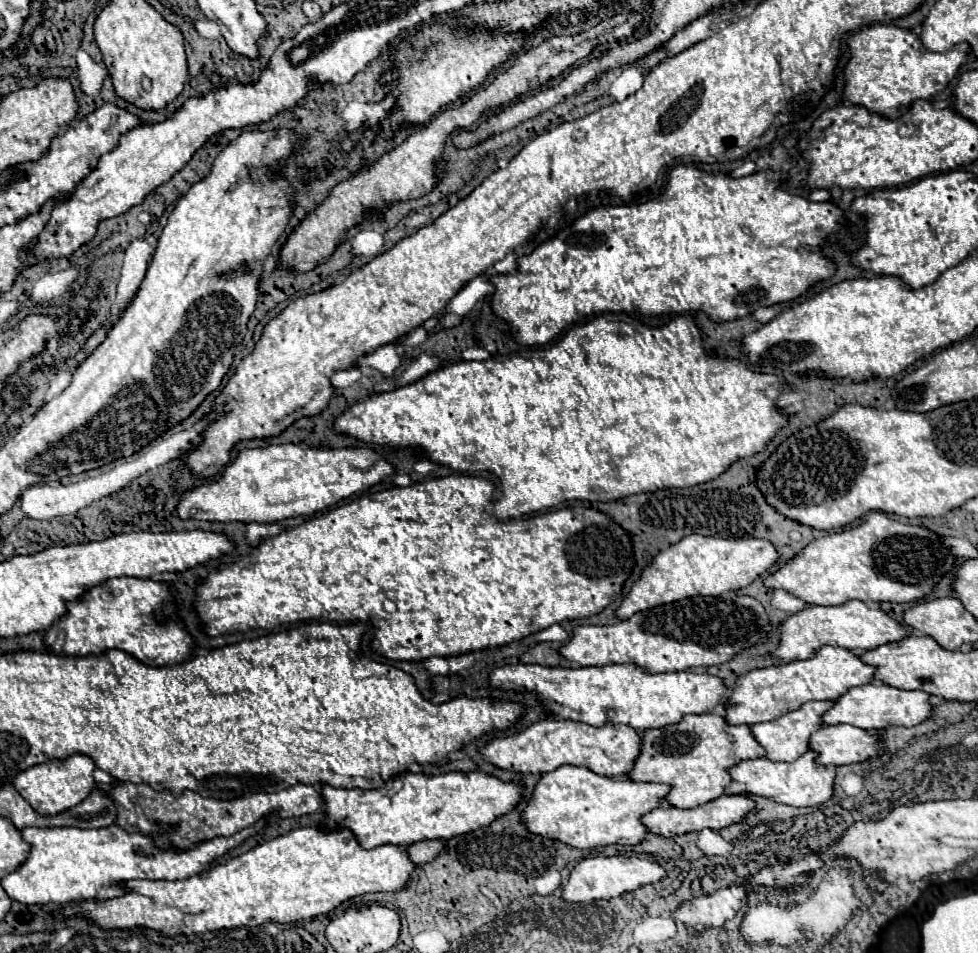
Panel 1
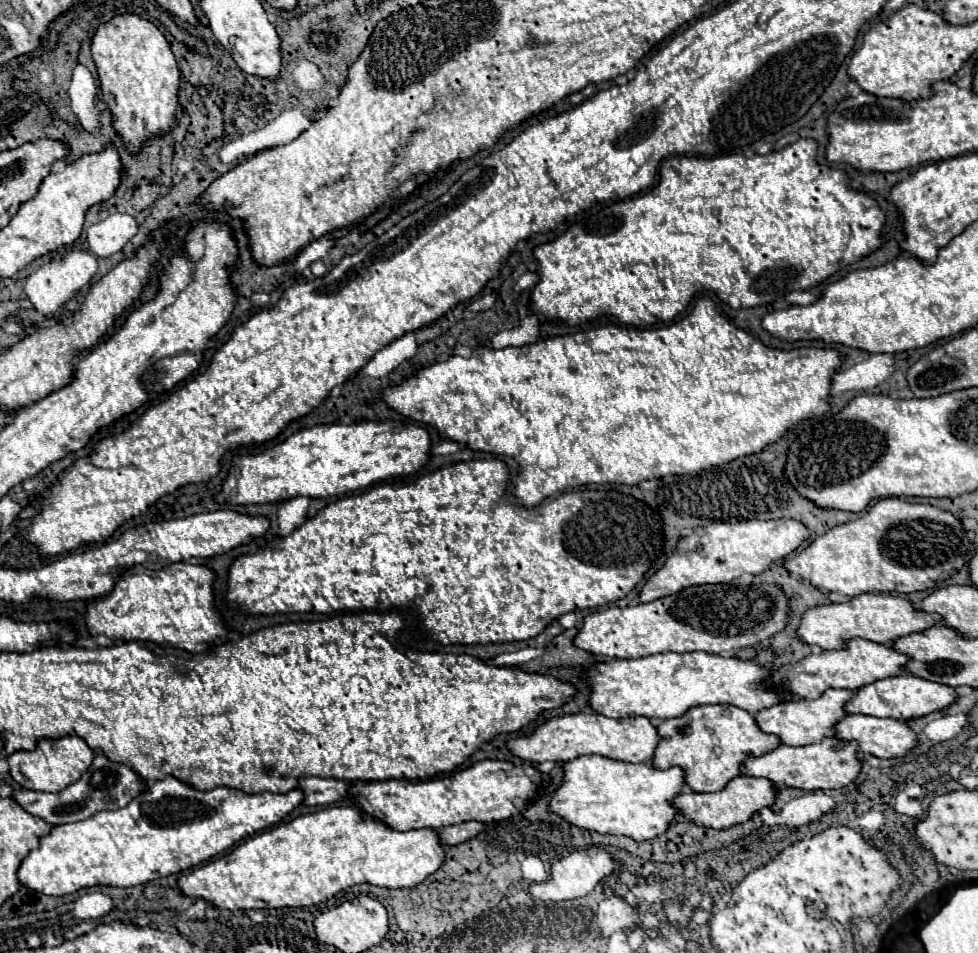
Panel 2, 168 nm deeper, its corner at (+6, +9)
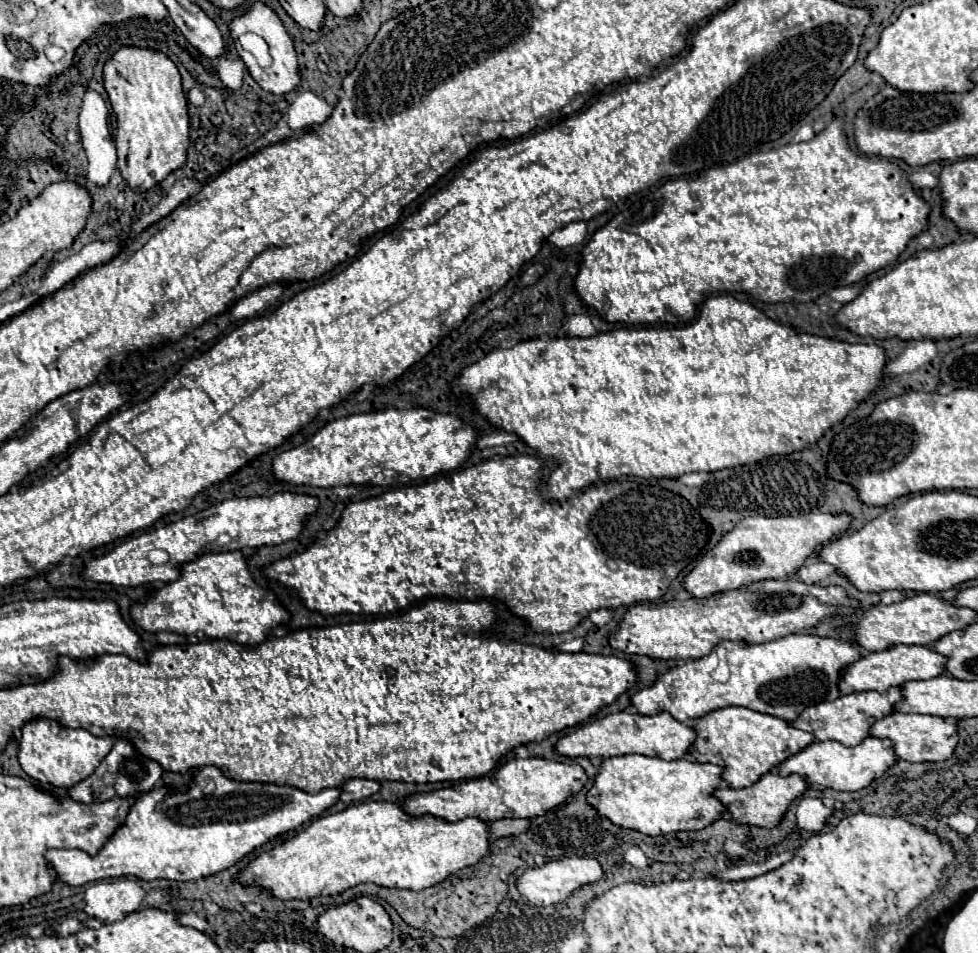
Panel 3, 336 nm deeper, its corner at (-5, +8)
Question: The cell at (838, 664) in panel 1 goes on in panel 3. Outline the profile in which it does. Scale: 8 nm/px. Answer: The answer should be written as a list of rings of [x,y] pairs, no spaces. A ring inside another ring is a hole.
[[[891,645],[885,651],[867,653],[861,659],[847,665],[839,677],[839,693],[849,695],[853,691],[887,691],[889,687],[899,687],[913,679],[931,679],[943,673],[945,657],[921,647],[921,645]]]

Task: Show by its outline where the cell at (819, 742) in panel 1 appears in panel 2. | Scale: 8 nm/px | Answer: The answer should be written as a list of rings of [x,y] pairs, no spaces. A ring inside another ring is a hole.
[[[848,714],[834,730],[838,740],[856,740],[862,754],[878,758],[902,758],[918,746],[914,730],[904,720],[896,718]]]

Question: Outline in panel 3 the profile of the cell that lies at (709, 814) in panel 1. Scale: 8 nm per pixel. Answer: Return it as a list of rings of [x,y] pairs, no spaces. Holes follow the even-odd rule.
[[[765,773],[757,783],[743,789],[731,789],[731,787],[719,787],[713,795],[723,803],[725,813],[739,825],[757,825],[757,827],[775,827],[783,813],[787,811],[789,803],[799,797],[807,789],[807,783],[803,777],[779,777],[777,773]]]

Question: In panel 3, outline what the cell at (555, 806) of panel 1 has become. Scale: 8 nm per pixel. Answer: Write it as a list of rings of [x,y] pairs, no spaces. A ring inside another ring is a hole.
[[[621,755],[603,759],[593,787],[587,791],[587,803],[611,823],[623,829],[657,837],[675,831],[697,831],[723,815],[723,805],[711,793],[721,783],[721,767],[711,763],[693,763],[689,759],[665,761],[645,755]]]

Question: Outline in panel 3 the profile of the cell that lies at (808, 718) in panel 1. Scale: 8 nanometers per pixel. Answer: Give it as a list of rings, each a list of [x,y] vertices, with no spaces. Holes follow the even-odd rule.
[[[891,687],[885,693],[879,693],[879,691],[851,693],[851,695],[843,695],[843,697],[835,699],[835,701],[823,701],[823,703],[807,707],[805,711],[799,713],[797,719],[789,721],[789,725],[795,729],[803,729],[803,731],[811,733],[815,737],[815,741],[835,739],[843,745],[857,745],[859,741],[869,737],[871,723],[875,723],[879,717],[885,717],[887,713],[891,713],[893,703],[897,703],[899,699],[901,699],[899,687]]]

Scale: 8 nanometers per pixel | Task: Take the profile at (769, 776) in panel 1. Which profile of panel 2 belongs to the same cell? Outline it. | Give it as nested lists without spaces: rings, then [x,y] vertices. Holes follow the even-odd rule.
[[[824,738],[816,744],[808,746],[786,746],[780,744],[776,750],[758,756],[748,758],[744,762],[744,774],[748,776],[762,776],[776,784],[776,788],[800,788],[800,790],[832,790],[848,786],[856,780],[856,776],[862,770],[862,758],[856,748],[856,744],[844,744],[838,748],[838,738]]]

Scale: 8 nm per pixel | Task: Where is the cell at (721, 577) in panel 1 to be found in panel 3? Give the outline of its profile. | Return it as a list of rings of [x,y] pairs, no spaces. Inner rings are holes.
[[[807,513],[799,517],[747,517],[725,533],[721,541],[695,563],[689,575],[681,581],[681,587],[691,597],[703,599],[719,591],[749,585],[753,581],[787,579],[803,565],[815,547],[839,535],[847,527],[847,515],[829,513]]]

